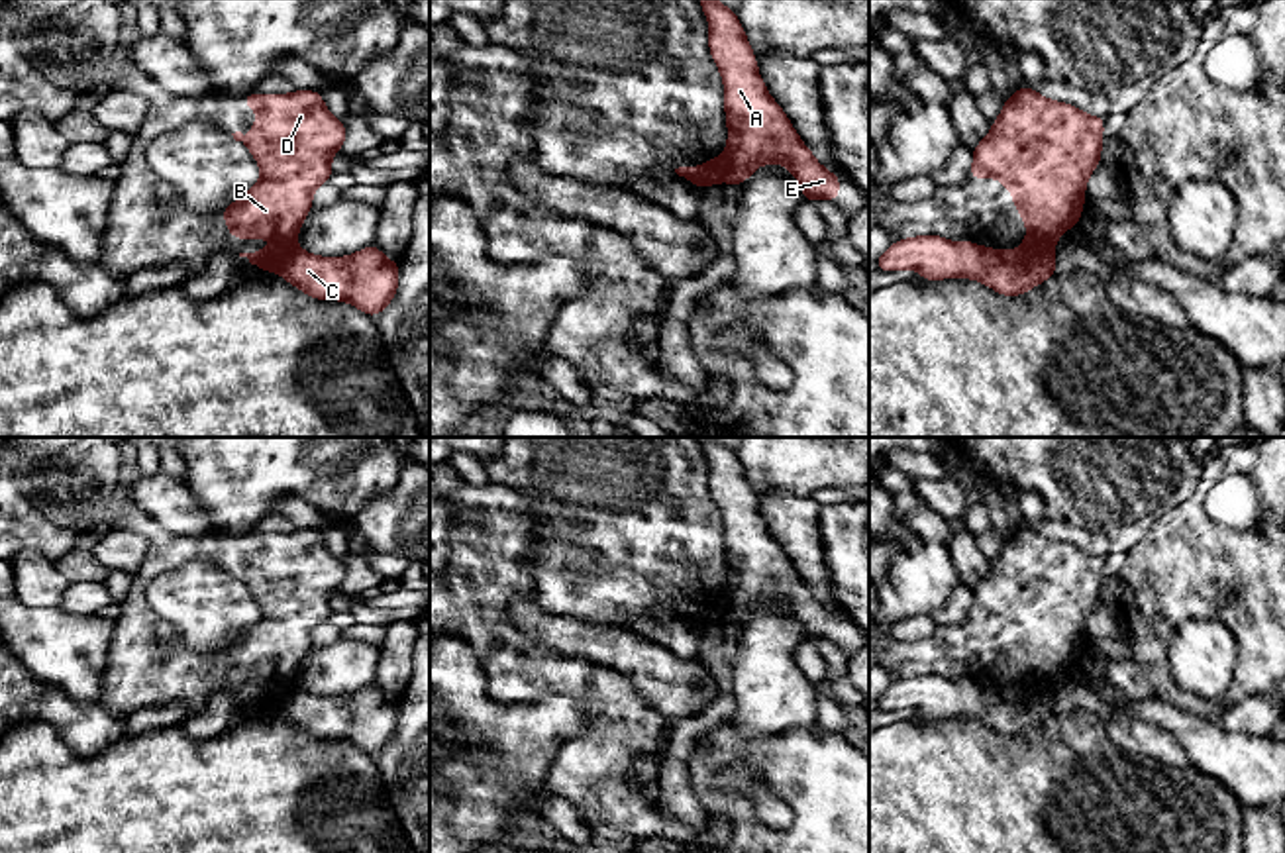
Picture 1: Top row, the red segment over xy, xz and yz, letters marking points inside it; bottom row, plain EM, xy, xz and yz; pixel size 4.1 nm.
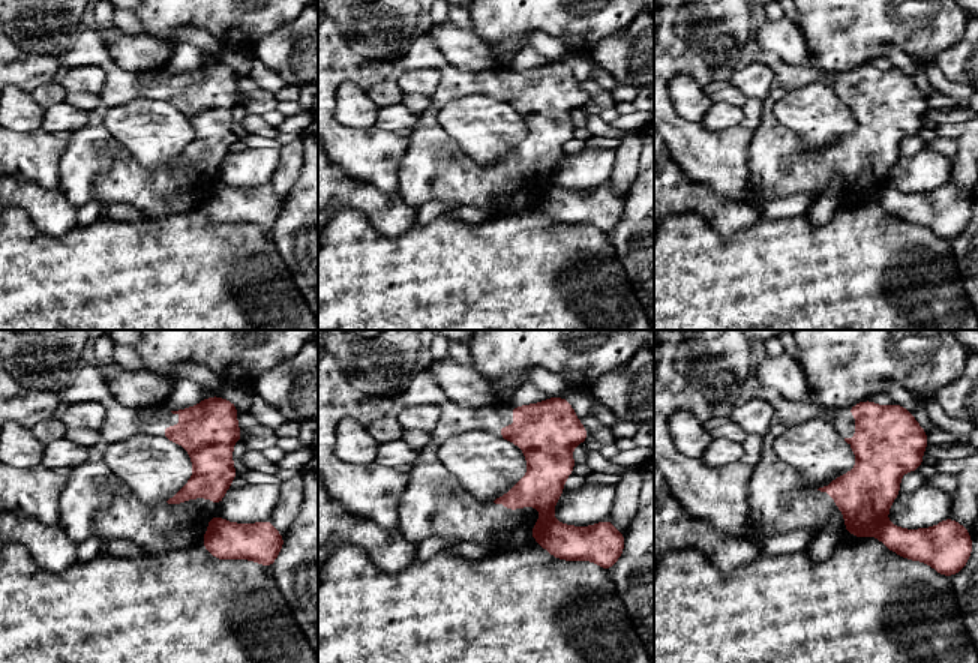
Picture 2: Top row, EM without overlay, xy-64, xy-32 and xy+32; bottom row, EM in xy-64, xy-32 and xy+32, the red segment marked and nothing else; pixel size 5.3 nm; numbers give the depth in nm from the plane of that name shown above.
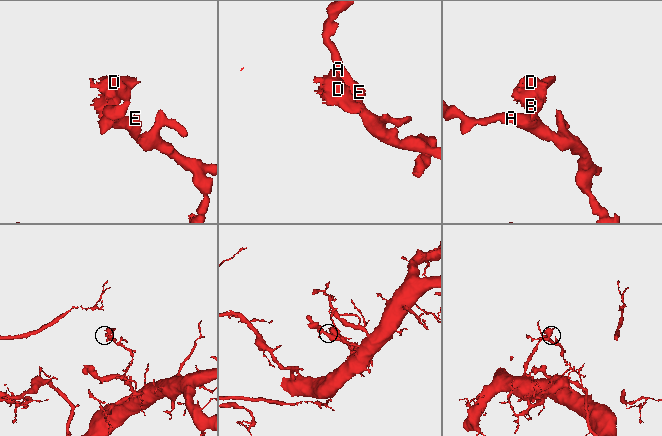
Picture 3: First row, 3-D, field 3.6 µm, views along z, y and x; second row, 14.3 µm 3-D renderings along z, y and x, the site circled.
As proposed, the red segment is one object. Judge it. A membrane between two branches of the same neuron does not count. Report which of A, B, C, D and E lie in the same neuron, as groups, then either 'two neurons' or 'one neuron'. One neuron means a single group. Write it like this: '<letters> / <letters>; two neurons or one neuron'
A C E / B D; two neurons

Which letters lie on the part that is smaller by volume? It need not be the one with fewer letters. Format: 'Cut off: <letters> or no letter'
Cut off: B, D

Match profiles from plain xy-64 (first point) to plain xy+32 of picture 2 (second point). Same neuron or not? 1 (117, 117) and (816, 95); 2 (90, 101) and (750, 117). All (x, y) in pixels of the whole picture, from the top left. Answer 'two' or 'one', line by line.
1: one
2: one

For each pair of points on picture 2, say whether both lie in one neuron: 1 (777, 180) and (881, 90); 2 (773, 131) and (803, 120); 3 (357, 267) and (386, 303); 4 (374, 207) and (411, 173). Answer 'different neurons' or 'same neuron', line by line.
1: same neuron
2: different neurons
3: same neuron
4: different neurons

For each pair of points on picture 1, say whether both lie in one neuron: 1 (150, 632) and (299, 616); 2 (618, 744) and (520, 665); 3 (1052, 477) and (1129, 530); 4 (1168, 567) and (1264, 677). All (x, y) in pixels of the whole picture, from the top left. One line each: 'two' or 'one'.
1: one
2: one
3: one
4: one

